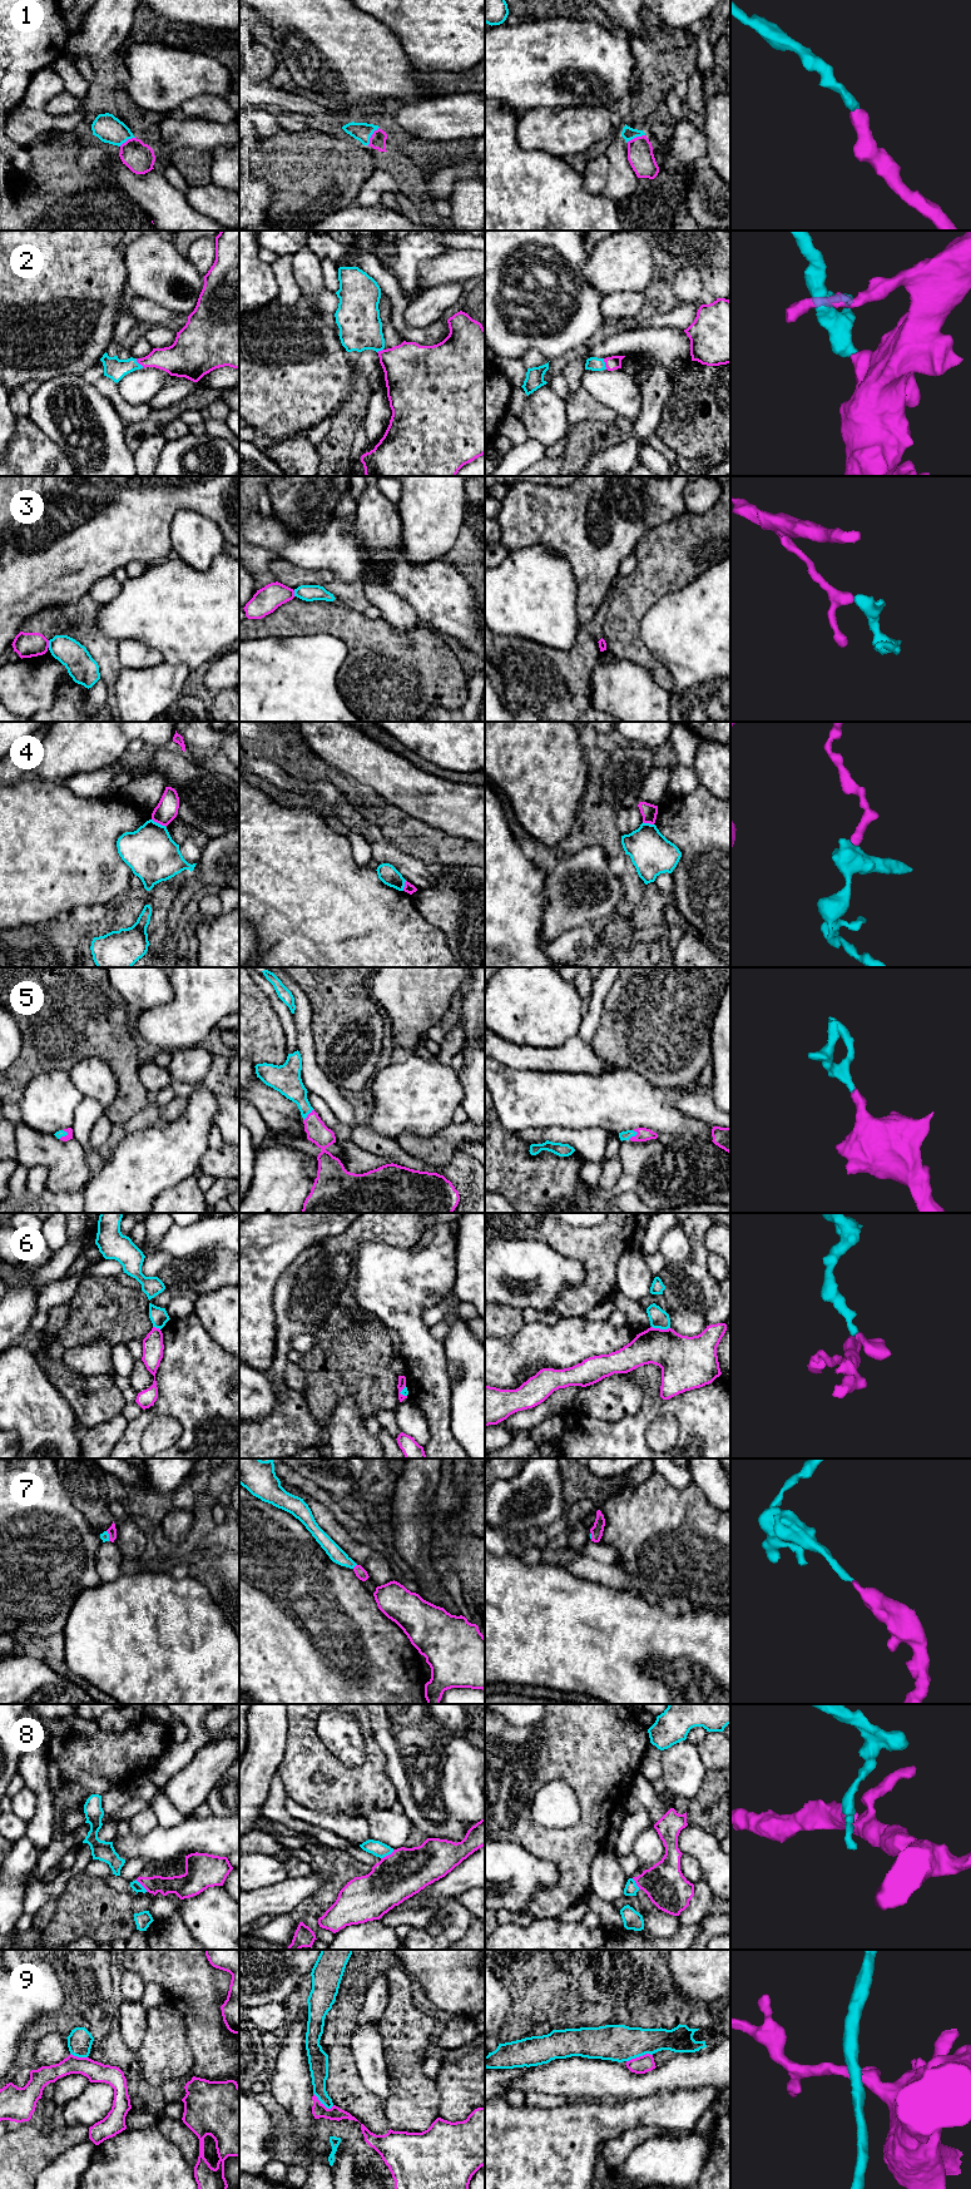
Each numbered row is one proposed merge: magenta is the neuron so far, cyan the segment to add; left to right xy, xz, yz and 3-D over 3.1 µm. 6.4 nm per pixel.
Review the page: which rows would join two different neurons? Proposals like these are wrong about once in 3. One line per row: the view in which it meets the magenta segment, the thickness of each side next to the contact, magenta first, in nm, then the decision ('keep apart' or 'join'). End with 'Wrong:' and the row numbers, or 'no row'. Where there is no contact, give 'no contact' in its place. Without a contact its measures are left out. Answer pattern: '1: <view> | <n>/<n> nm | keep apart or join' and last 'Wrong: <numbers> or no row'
1: xz | 110/120 nm | join
2: xy | 220/140 nm | join
3: xy | 160/180 nm | keep apart
4: xy | 140/320 nm | keep apart
5: yz | 90/60 nm | join
6: yz | 300/120 nm | keep apart
7: xz | 70/100 nm | join
8: xz | 300/100 nm | keep apart
9: yz | 110/240 nm | keep apart
Wrong: 3, 4, 6, 8, 9

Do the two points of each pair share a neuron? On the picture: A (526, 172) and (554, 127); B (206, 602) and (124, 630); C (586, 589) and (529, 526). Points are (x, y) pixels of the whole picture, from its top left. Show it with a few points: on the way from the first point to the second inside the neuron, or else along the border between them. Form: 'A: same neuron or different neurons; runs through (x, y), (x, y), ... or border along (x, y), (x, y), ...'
A: different neurons; border along (515, 133), (523, 148), (563, 158)
B: same neuron; runs through (186, 609), (144, 610)
C: same neuron; runs through (586, 569), (586, 564), (549, 526)

